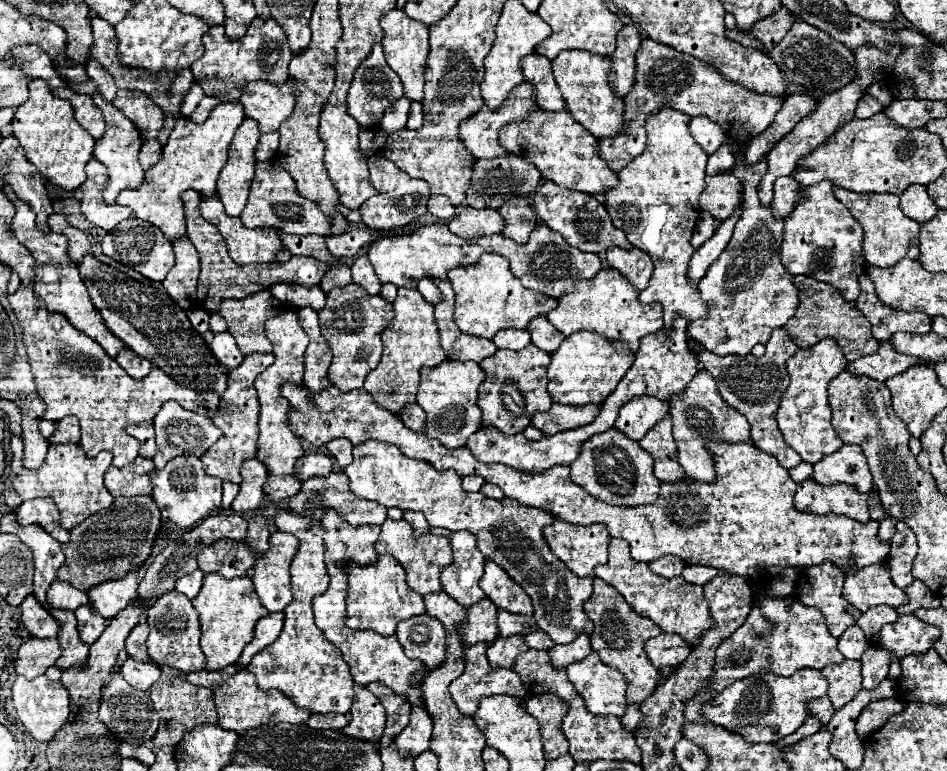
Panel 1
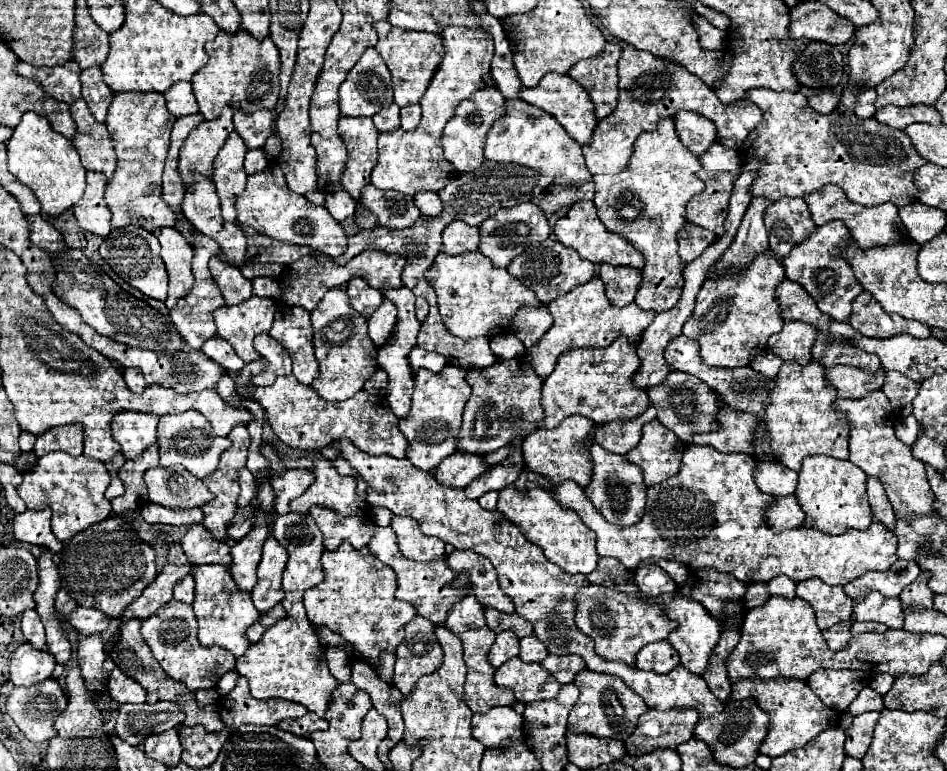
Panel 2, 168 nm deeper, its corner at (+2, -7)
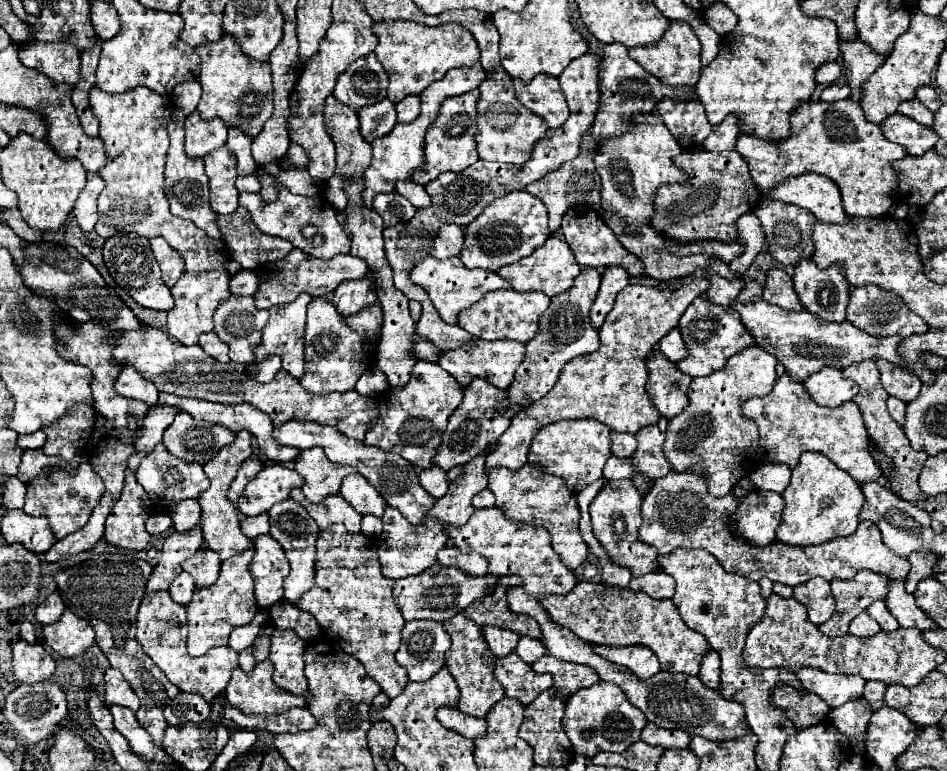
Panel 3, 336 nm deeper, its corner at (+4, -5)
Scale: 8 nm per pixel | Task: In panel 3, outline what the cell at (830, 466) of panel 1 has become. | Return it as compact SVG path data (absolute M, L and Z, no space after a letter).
M804 453L800 457L800 463L792 469L790 485L782 497L784 511L776 529L776 541L794 547L820 545L836 537L852 535L858 527L858 513L864 501L864 493L850 473L838 469L838 465L820 453Z

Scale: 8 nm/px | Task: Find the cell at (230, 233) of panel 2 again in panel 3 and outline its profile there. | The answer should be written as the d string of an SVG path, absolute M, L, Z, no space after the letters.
M174 107L172 119L166 125L170 135L170 147L166 155L166 167L164 167L164 193L170 201L170 213L192 221L196 227L206 231L208 237L222 239L216 227L216 213L208 205L208 181L204 173L204 163L200 157L188 157L184 151L184 119L186 115L178 107Z

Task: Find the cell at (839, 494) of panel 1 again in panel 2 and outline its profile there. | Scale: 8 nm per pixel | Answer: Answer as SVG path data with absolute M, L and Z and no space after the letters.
M786 495L778 497L776 503L770 507L770 519L768 525L772 525L774 531L784 531L784 529L794 529L804 523L804 511L798 505L796 495Z

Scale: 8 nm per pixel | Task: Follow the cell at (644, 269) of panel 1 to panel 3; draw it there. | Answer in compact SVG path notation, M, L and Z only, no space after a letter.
M610 267L604 271L602 275L602 283L596 295L596 301L590 309L590 323L594 325L594 329L600 329L606 315L610 313L610 309L614 307L614 299L620 293L620 289L624 289L630 283L628 273L622 267Z

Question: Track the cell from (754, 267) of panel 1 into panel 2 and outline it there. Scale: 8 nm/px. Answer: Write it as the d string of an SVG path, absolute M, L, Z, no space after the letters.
M768 249L758 253L740 273L724 273L704 281L696 297L696 311L684 323L684 335L700 343L702 361L710 367L744 367L752 357L766 349L768 337L778 333L784 325L776 287L784 281L784 267Z

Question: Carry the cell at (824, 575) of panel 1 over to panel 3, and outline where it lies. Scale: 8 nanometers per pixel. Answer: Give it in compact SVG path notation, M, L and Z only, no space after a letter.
M816 577L808 583L794 587L794 599L806 605L808 619L814 625L822 625L834 613L834 597L830 593L830 583L822 577Z

